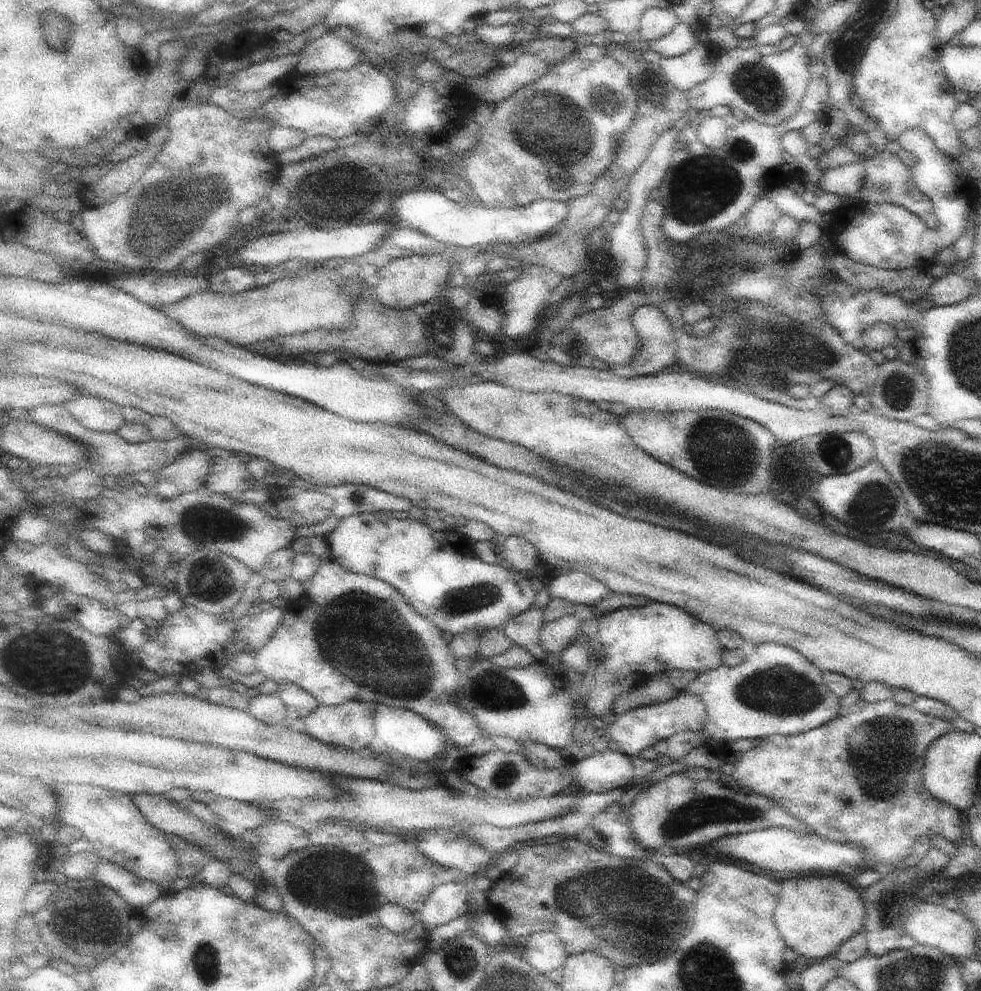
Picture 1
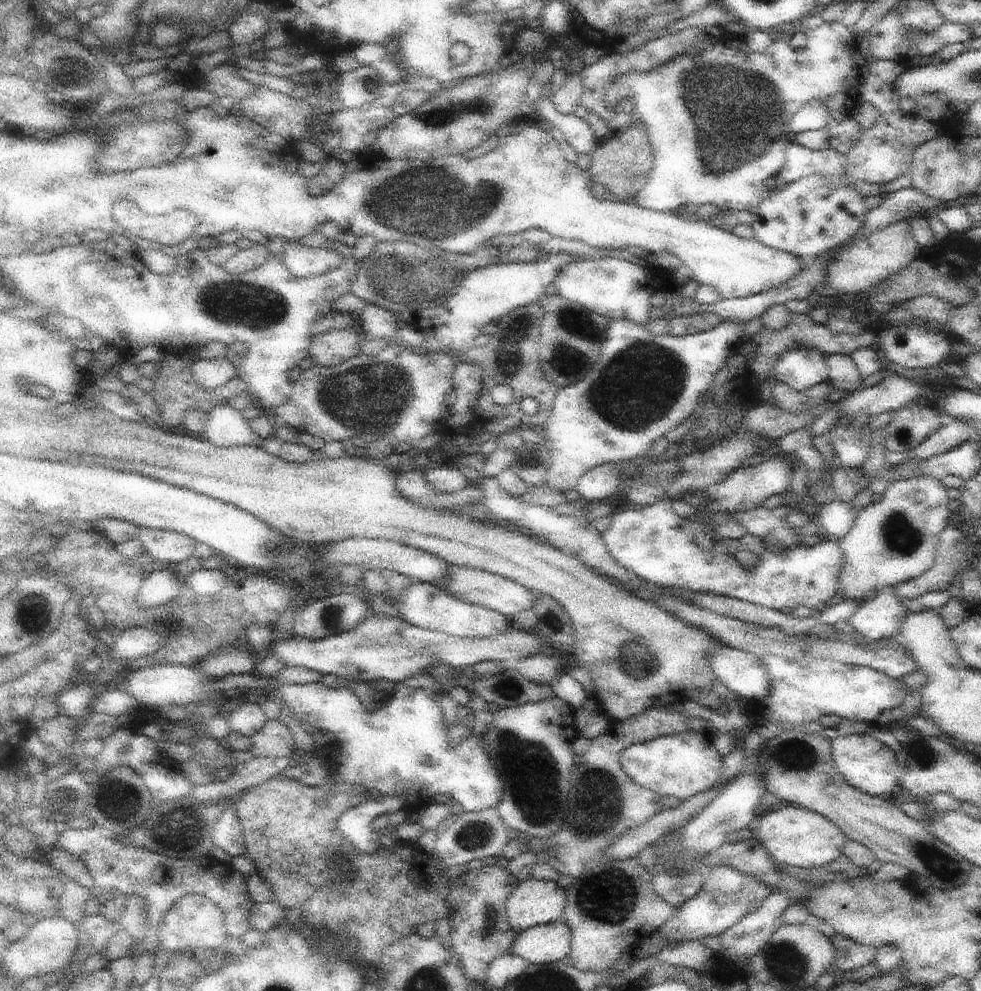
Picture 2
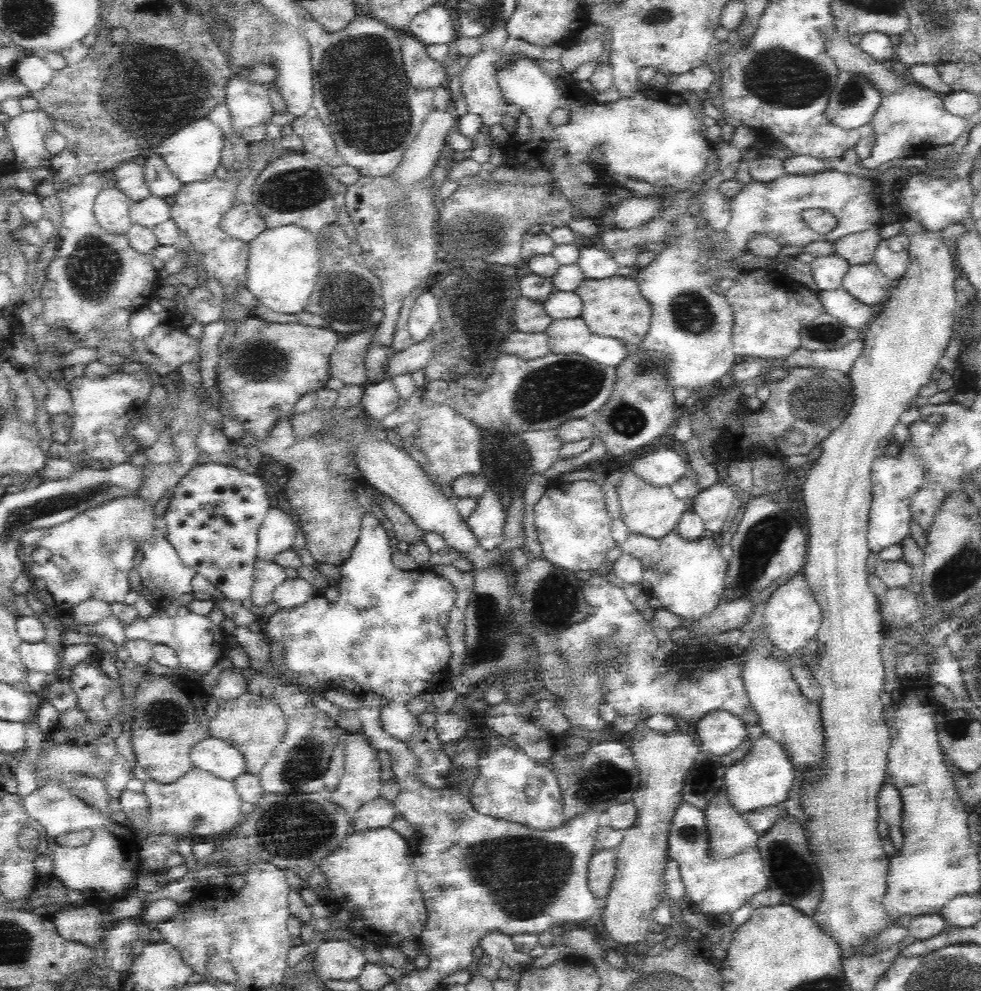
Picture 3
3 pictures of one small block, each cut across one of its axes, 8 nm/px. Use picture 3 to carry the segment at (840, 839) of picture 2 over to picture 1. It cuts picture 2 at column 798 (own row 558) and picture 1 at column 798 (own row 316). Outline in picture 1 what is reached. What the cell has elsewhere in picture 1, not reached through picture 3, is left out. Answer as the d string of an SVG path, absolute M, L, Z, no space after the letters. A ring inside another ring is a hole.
M808 874L781 882L781 895L773 919L786 946L800 956L819 961L834 955L842 943L864 928L866 911L863 900L840 878L834 874Z

